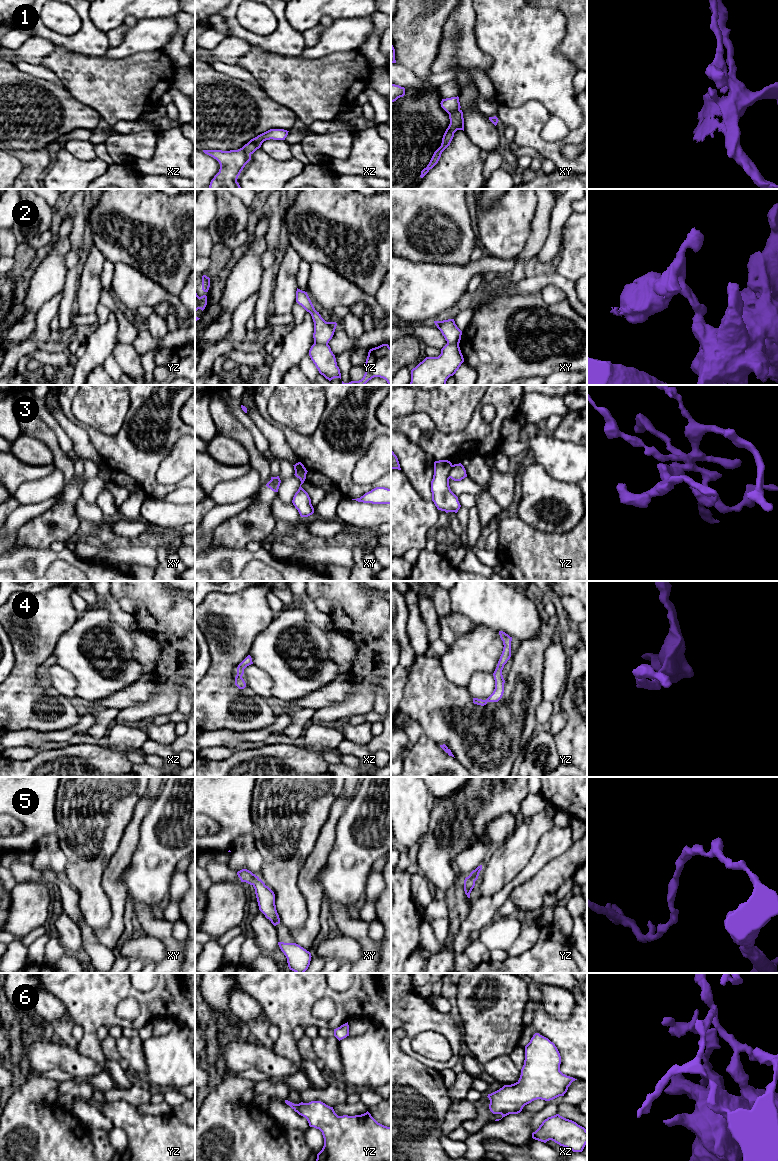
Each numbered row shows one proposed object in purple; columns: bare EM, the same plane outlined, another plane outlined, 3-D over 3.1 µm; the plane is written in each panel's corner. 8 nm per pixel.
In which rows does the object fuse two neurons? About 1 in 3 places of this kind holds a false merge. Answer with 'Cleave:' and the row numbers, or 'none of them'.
Cleave: 2, 3

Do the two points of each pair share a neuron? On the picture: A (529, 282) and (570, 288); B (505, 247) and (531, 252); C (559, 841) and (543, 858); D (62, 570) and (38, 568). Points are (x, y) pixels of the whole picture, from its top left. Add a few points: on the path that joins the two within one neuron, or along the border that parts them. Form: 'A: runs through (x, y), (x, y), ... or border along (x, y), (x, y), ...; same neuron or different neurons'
A: runs through (539, 281), (557, 280), (560, 282); same neuron
B: border along (531, 228), (526, 244), (517, 256); different neurons
C: runs through (555, 845), (546, 854); same neuron
D: border along (70, 563), (62, 559), (55, 559), (46, 570); different neurons

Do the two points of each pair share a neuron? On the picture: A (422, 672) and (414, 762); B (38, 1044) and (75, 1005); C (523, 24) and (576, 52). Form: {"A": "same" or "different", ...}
{"A": "different", "B": "different", "C": "different"}

